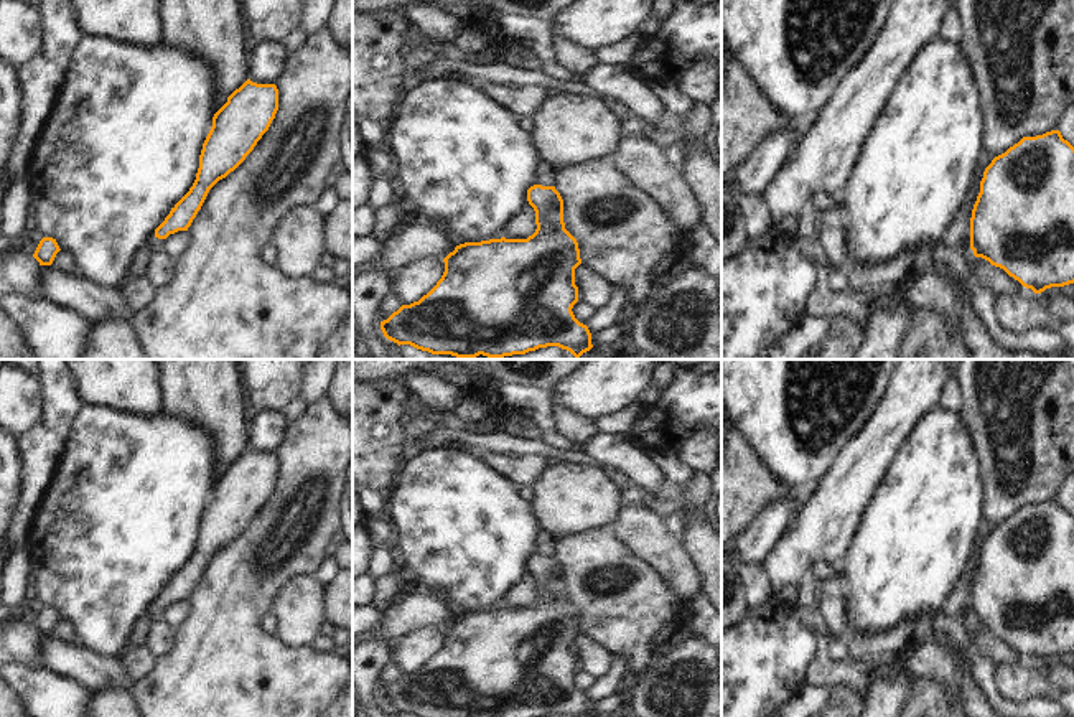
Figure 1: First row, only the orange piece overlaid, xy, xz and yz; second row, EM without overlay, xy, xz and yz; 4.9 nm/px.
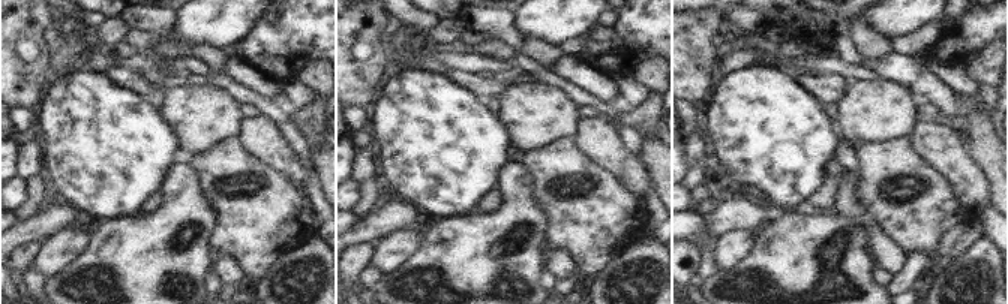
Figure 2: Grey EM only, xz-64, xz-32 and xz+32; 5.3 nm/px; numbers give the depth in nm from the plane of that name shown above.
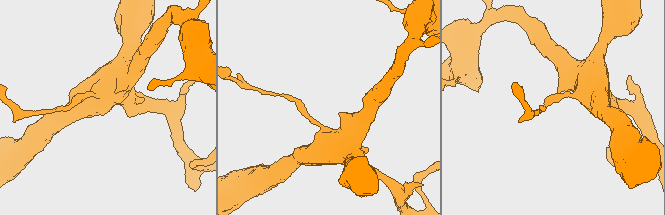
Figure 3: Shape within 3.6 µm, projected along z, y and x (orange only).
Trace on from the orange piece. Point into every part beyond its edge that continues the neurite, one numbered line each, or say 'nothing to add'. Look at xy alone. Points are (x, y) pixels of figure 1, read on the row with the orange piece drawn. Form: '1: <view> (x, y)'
1: xy (155, 244)

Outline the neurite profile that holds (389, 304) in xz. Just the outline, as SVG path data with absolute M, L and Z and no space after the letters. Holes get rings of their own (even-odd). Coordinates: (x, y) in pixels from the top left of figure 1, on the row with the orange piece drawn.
M389 290L389 293L377 305L379 320L387 320L394 312L397 312L404 303Z

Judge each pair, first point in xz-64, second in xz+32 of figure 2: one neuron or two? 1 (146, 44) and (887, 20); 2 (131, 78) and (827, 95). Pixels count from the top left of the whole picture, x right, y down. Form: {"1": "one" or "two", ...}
{"1": "one", "2": "one"}

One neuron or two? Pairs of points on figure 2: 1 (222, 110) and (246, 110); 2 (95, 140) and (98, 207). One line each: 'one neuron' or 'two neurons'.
1: two neurons
2: one neuron

